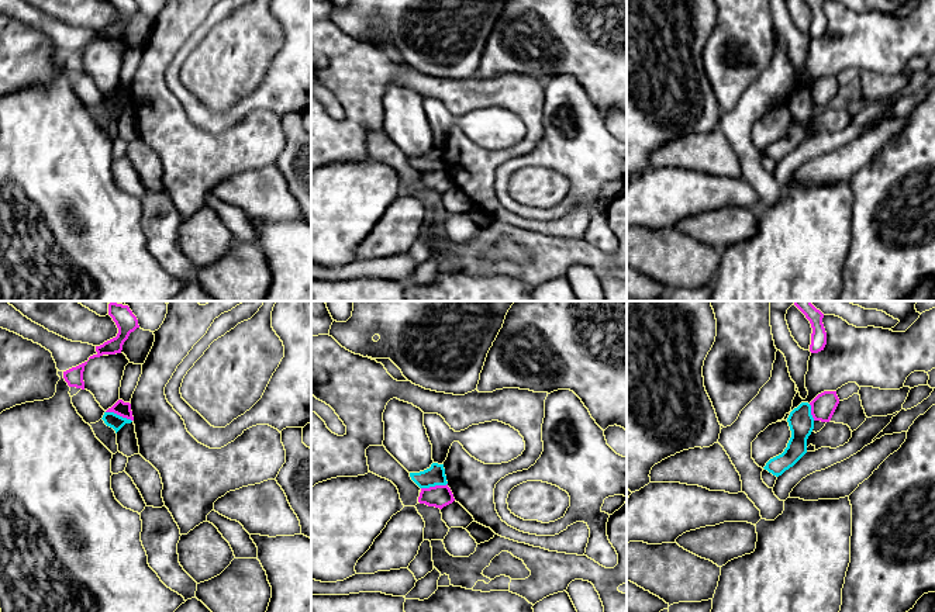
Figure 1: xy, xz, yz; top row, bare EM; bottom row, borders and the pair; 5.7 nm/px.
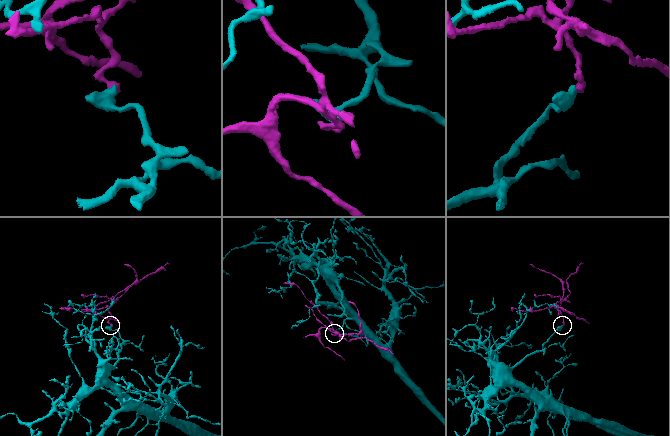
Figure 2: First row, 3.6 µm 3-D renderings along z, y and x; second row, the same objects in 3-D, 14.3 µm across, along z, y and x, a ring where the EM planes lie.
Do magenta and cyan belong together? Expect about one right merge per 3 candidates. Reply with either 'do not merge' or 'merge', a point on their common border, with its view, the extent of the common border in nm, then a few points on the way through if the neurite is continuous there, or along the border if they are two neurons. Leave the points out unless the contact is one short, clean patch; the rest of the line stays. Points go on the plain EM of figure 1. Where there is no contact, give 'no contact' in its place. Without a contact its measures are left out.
do not merge; meets magenta in xy at (118, 99); contact 160 nm long; border along xy (106, 96), (113, 96), (131, 106)

